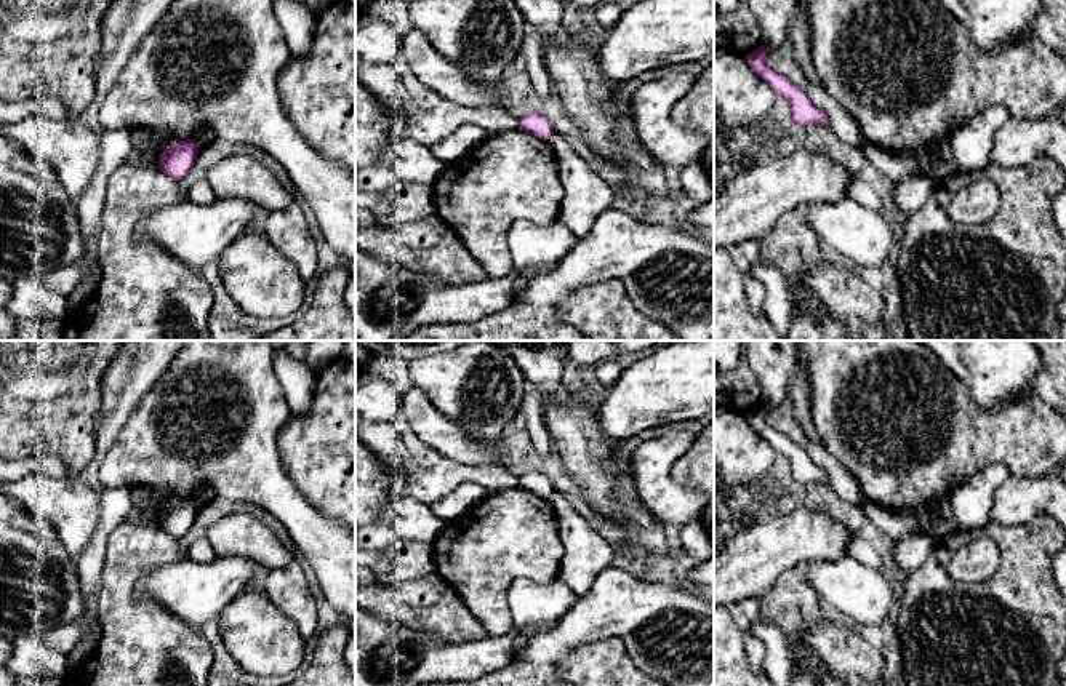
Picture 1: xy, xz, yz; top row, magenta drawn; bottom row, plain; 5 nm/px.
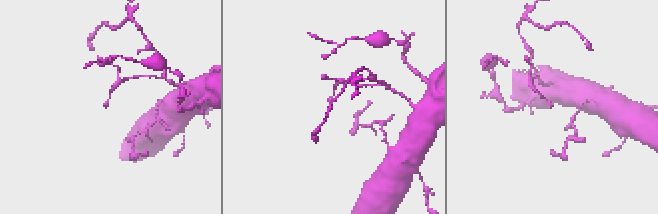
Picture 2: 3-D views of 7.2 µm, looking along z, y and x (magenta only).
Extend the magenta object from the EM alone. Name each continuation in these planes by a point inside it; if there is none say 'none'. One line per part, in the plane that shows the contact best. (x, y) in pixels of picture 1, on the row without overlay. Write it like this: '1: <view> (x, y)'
none

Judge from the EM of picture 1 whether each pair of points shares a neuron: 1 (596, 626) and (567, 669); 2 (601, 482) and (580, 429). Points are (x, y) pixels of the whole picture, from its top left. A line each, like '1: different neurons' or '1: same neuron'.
1: different neurons
2: same neuron

